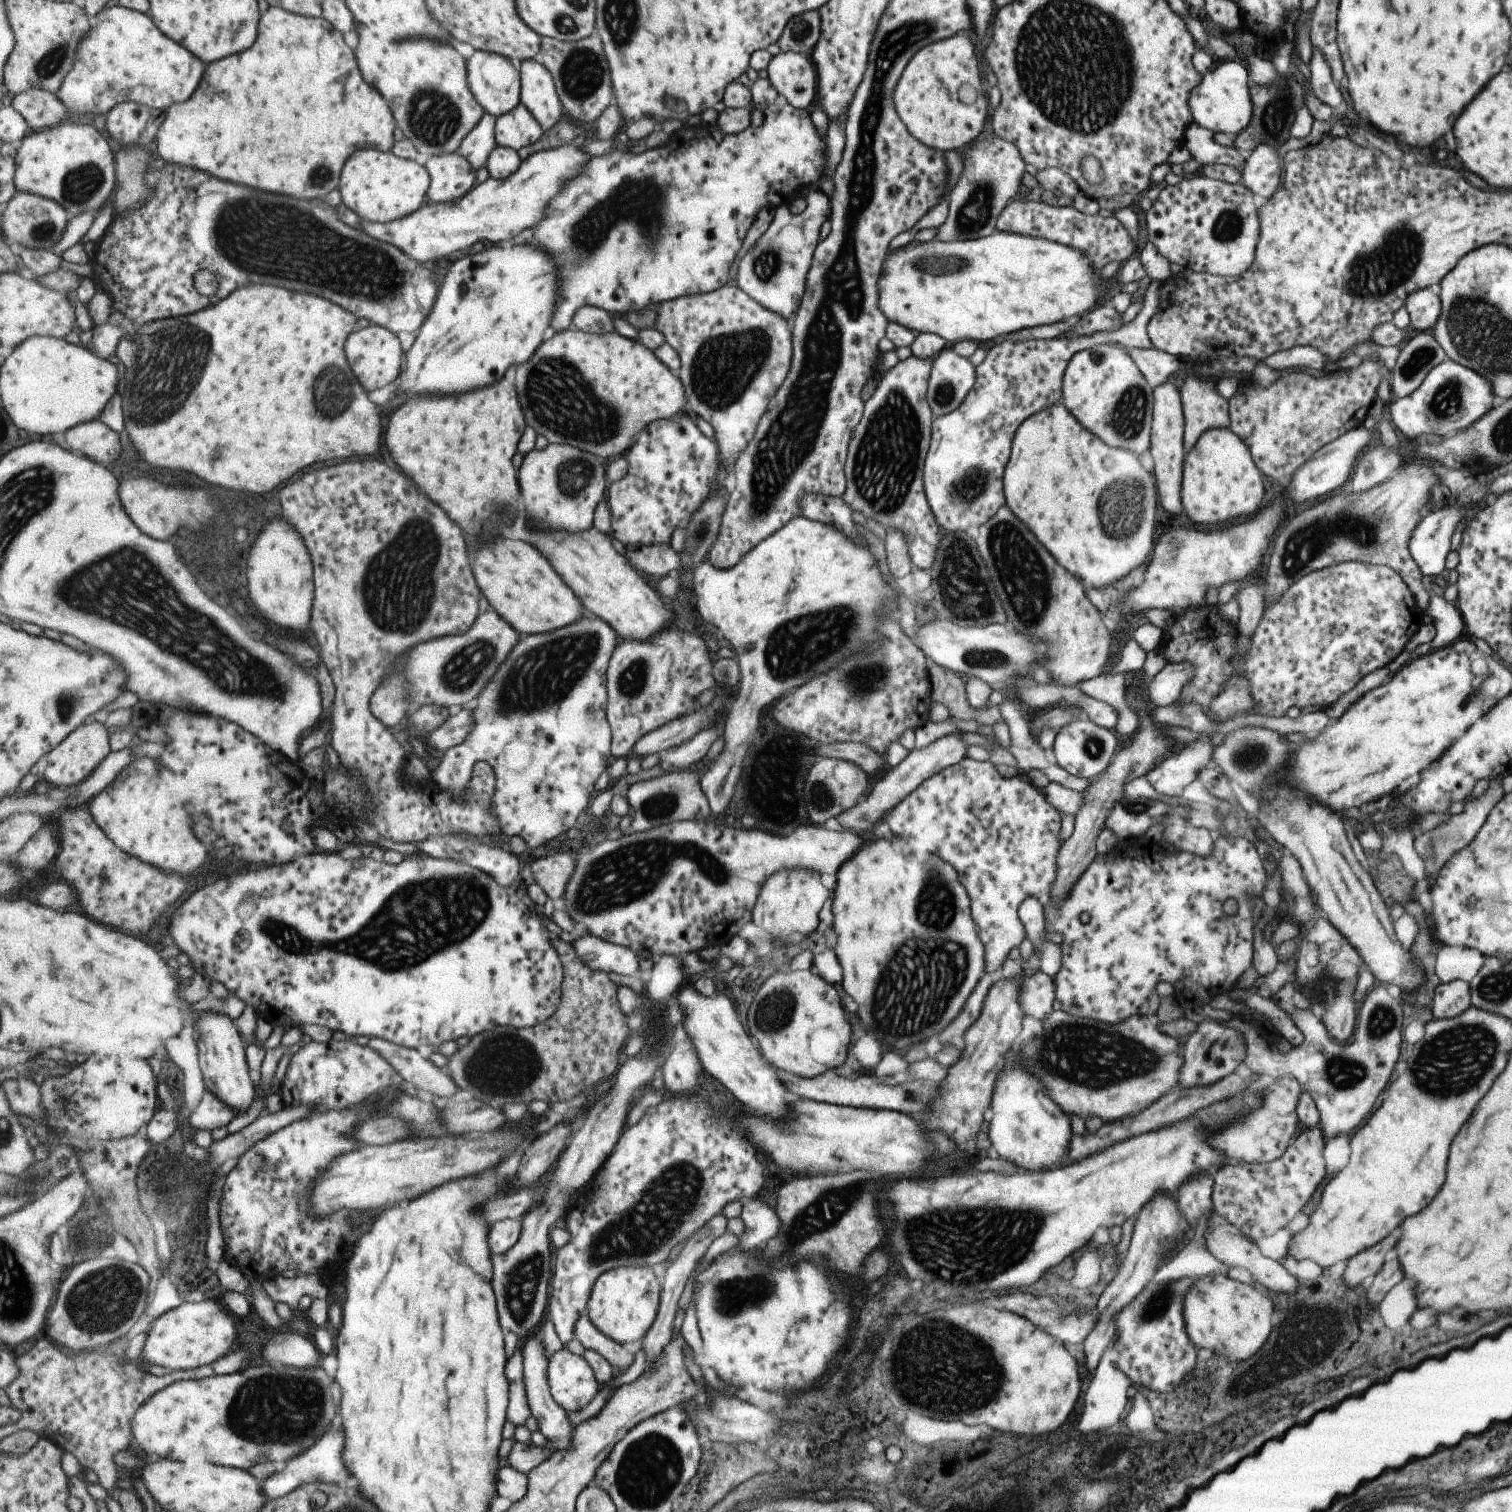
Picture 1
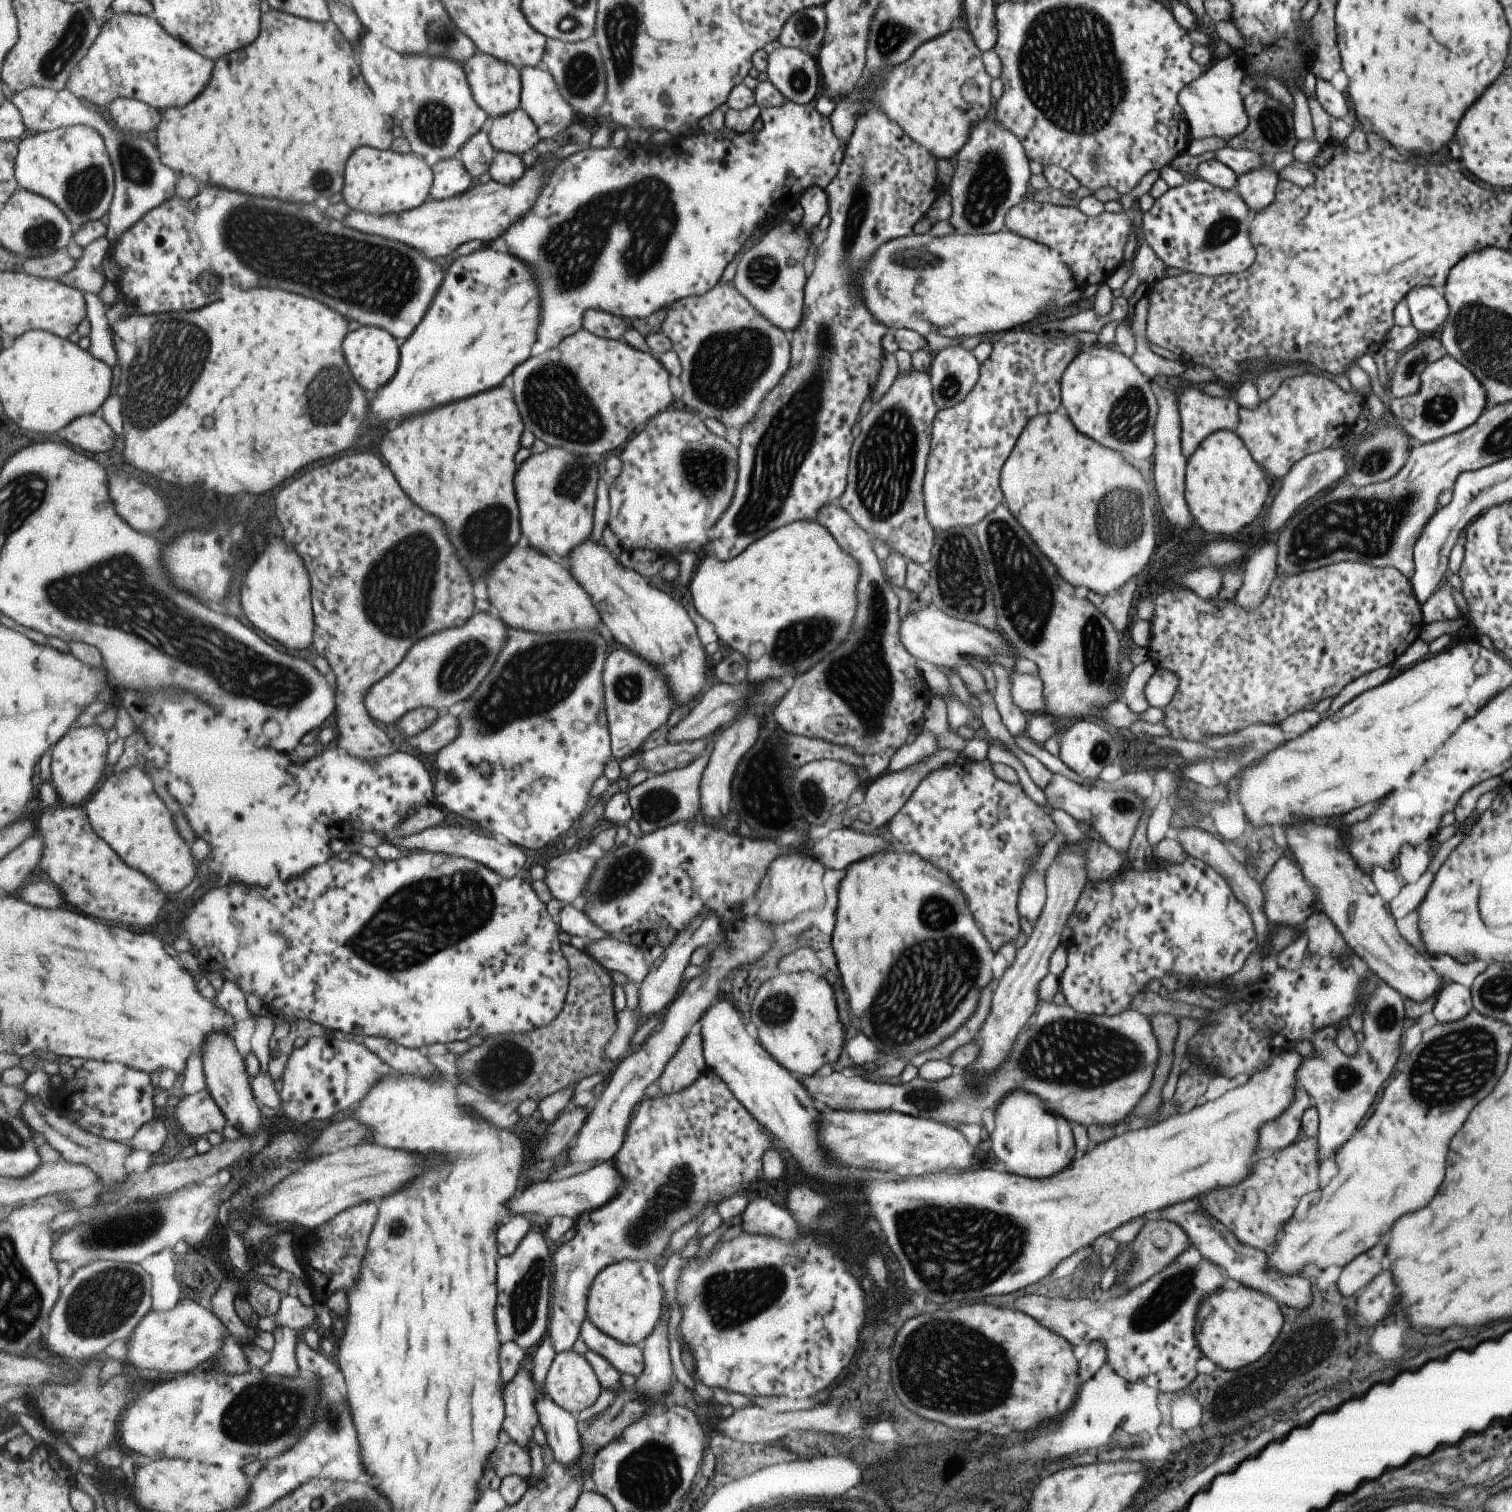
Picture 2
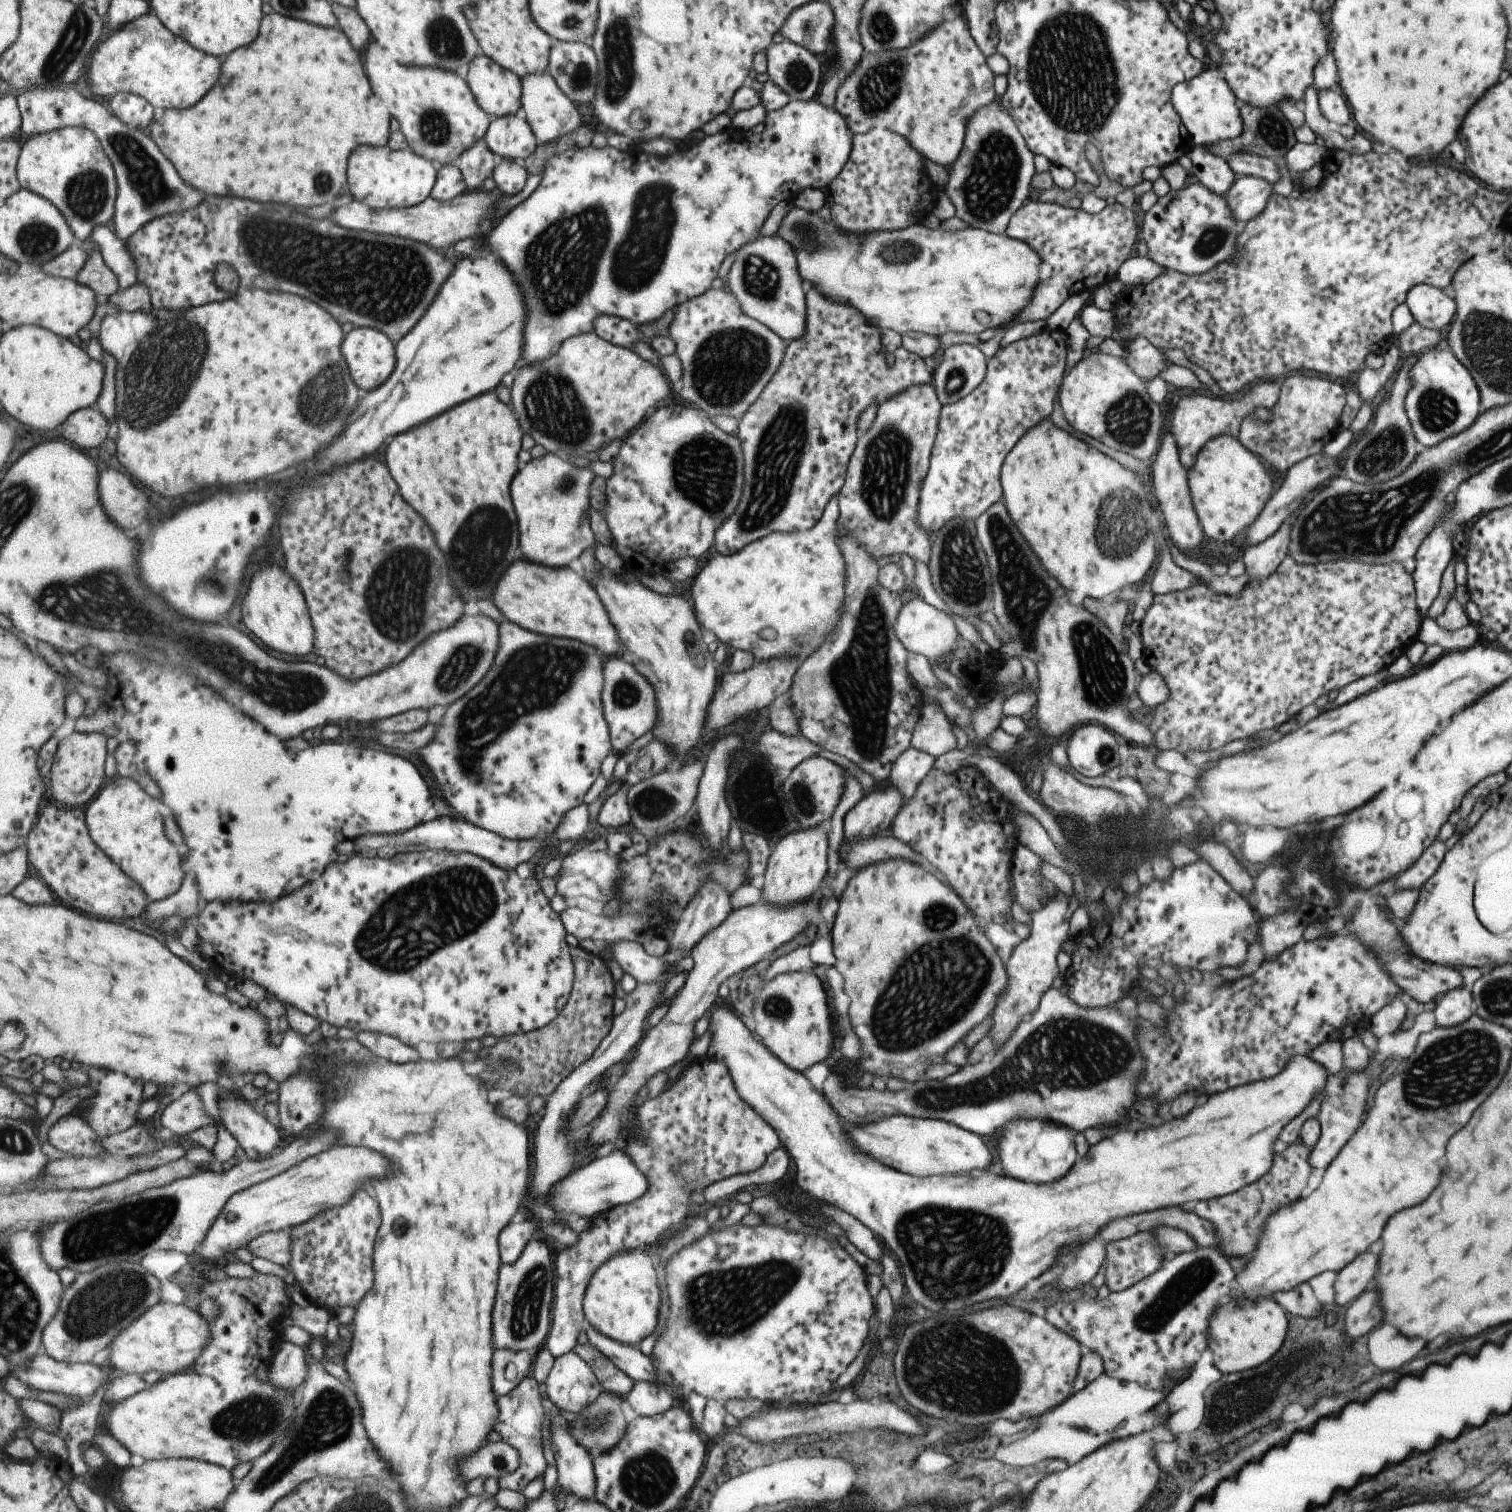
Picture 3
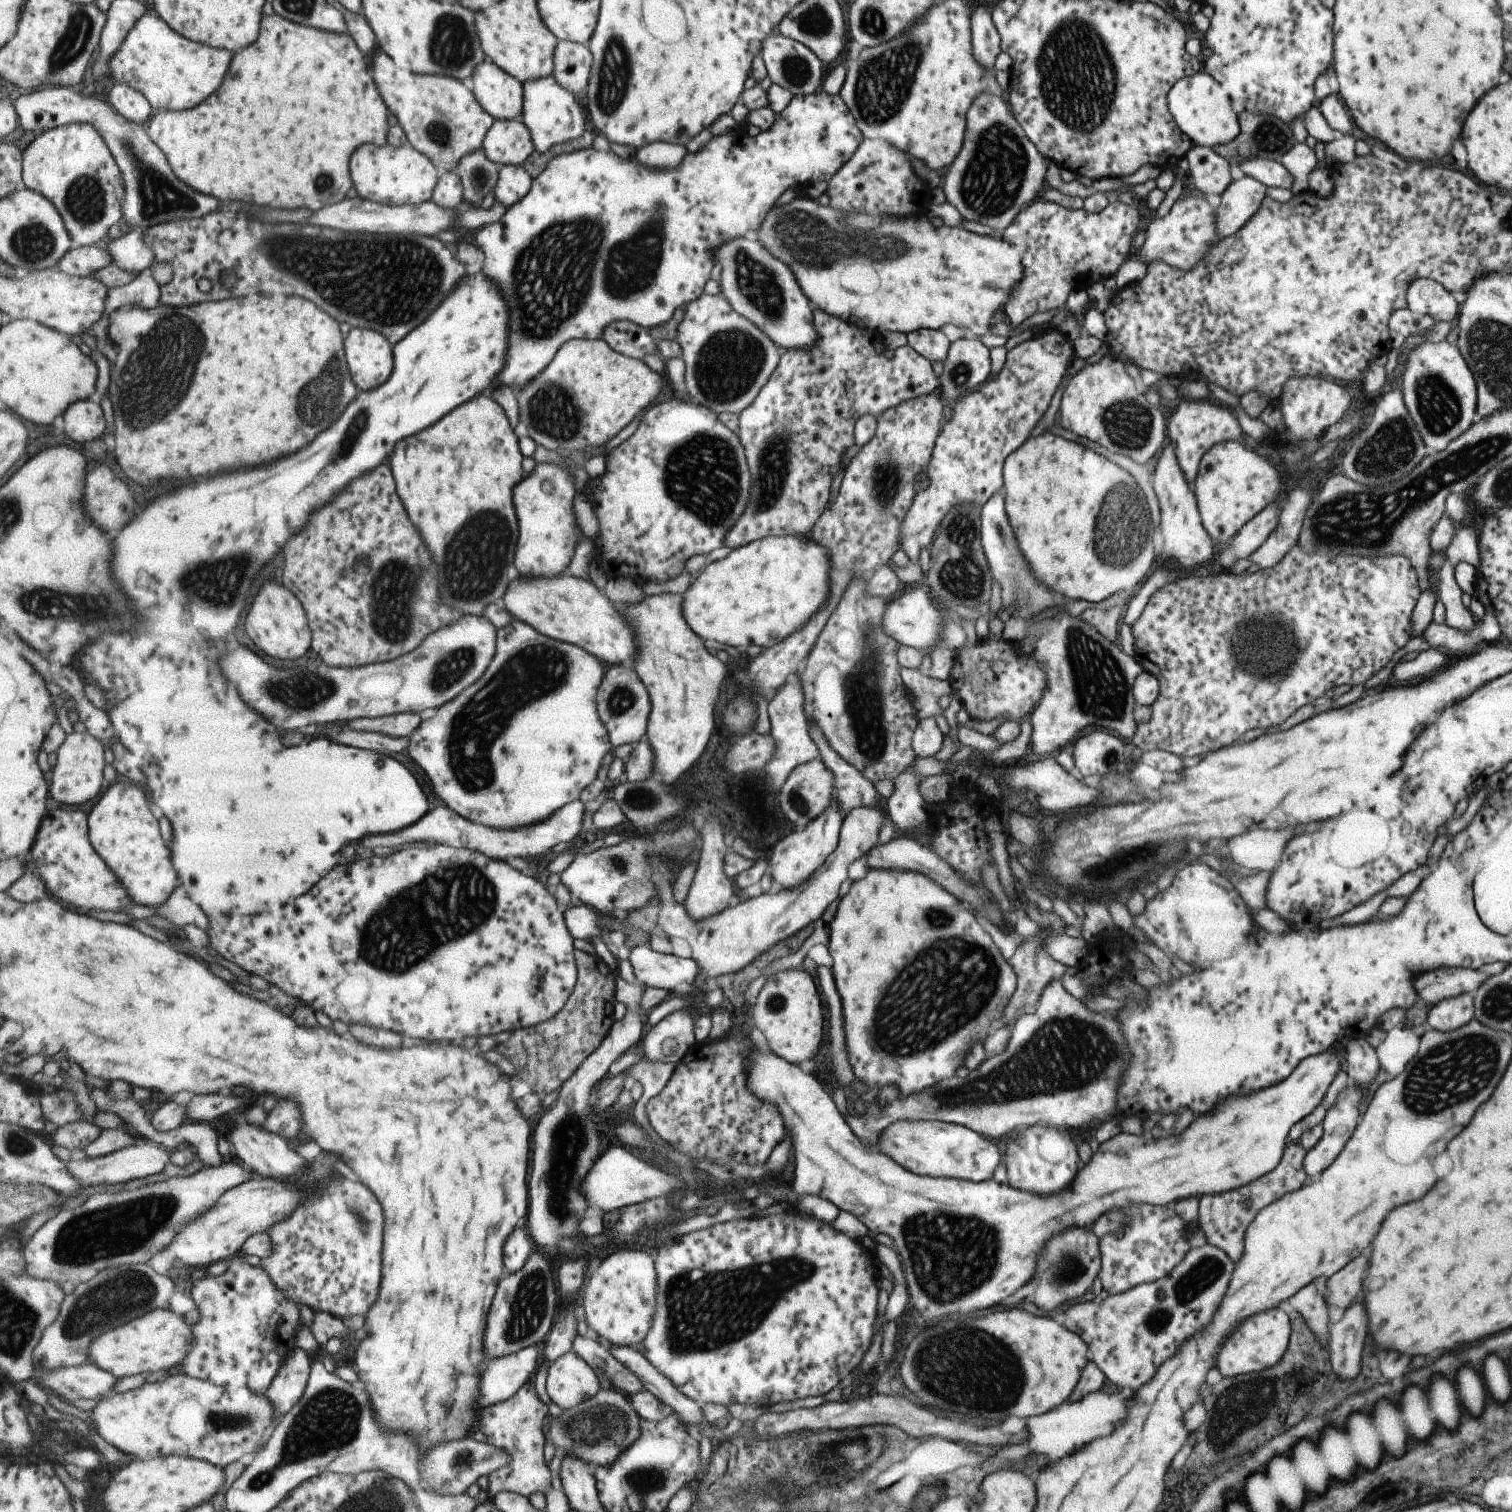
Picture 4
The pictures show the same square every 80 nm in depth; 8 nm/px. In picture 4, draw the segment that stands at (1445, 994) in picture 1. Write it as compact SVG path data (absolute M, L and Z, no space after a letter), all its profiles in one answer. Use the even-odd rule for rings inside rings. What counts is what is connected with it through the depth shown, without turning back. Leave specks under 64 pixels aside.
M1470 993L1437 1001L1426 1014L1427 1024L1441 1032L1455 1030L1473 1018L1474 1006Z

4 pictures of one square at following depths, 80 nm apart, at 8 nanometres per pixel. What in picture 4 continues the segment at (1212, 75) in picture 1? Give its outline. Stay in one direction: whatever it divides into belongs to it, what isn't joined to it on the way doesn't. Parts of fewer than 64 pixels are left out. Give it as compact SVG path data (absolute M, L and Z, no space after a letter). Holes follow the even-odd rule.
M1200 70L1190 77L1179 79L1166 94L1166 105L1175 124L1190 139L1193 145L1214 146L1232 141L1240 128L1231 102L1220 84L1205 70Z

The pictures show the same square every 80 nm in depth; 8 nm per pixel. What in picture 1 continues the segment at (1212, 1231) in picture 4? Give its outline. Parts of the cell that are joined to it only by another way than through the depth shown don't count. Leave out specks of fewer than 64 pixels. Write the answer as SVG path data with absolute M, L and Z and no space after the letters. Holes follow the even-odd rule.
M1317 1122L1312 1127L1301 1129L1286 1146L1283 1154L1275 1160L1252 1165L1241 1163L1223 1166L1213 1176L1213 1192L1210 1194L1211 1208L1217 1214L1223 1216L1227 1222L1239 1228L1243 1236L1247 1237L1248 1240L1253 1238L1251 1242L1254 1242L1255 1238L1261 1238L1261 1236L1271 1236L1273 1232L1283 1228L1303 1208L1305 1200L1309 1200L1315 1186L1323 1178L1323 1174L1325 1174L1323 1172L1324 1146L1324 1136L1320 1124Z

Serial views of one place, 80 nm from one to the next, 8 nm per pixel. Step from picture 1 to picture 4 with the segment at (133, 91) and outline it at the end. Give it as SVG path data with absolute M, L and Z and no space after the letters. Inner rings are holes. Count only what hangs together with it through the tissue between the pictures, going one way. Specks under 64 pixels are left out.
M145 13L127 34L119 50L108 62L108 78L112 80L113 86L125 83L135 90L146 95L147 100L154 106L155 112L173 109L174 111L195 108L195 104L201 104L201 100L209 98L229 72L233 54L225 49L216 49L201 43L193 42L191 39L180 35L173 30L167 22L157 14Z

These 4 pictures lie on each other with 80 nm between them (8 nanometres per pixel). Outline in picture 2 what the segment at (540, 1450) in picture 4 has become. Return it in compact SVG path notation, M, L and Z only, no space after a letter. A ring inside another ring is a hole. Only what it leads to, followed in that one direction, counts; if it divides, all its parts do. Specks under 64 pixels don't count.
M531 1364L521 1365L516 1375L507 1383L507 1424L505 1432L522 1448L527 1447L533 1428L540 1422L536 1407L535 1381L531 1377Z

